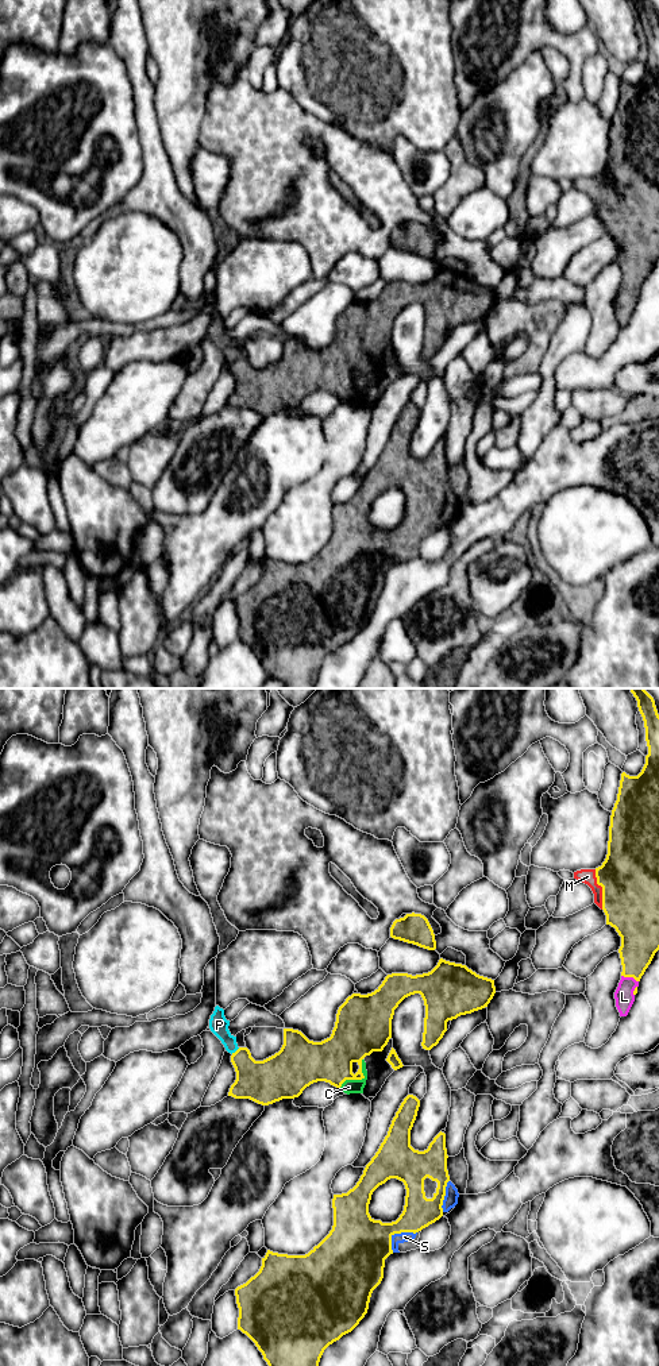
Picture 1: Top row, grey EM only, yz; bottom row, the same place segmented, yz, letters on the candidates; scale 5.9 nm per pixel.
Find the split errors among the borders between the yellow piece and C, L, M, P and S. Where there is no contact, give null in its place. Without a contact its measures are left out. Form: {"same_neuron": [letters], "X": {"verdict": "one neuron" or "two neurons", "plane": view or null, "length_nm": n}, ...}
{"same_neuron": ["C", "L", "M", "P", "S"], "C": {"verdict": "one neuron", "plane": "yz", "length_nm": 220}, "L": {"verdict": "one neuron", "plane": "yz", "length_nm": 110}, "M": {"verdict": "one neuron", "plane": "yz", "length_nm": 240}, "P": {"verdict": "one neuron", "plane": "yz", "length_nm": 70}, "S": {"verdict": "one neuron", "plane": "yz", "length_nm": 200}}

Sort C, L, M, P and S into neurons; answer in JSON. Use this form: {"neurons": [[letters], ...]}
{"neurons": [["C", "L", "M", "P", "S"]]}

